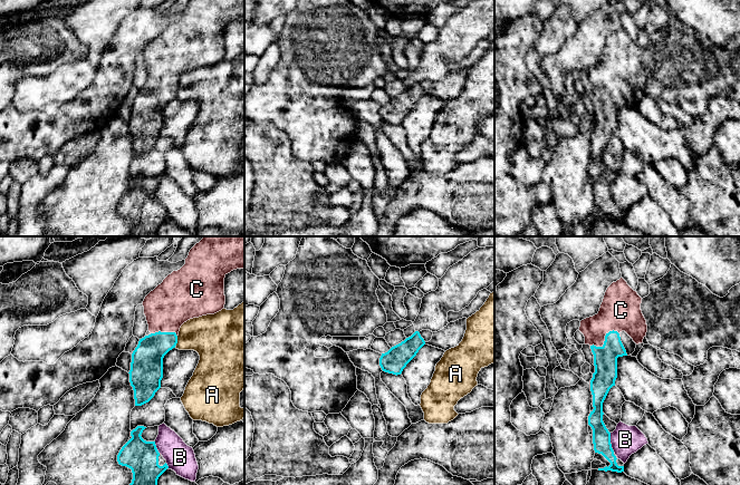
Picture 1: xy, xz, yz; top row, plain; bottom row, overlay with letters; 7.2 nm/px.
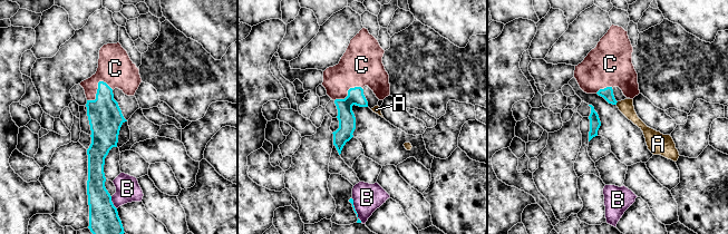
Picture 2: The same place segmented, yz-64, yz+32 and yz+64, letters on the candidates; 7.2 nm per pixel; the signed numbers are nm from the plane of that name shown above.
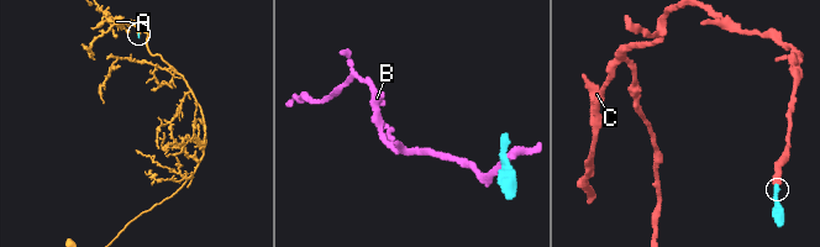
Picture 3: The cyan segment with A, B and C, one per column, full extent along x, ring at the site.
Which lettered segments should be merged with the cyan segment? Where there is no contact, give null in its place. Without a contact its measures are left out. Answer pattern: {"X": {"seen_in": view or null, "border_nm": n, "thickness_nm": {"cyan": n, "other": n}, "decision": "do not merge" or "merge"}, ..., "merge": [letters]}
{"A": {"seen_in": "xy", "border_nm": 70, "thickness_nm": {"cyan": 220, "other": 300}, "decision": "do not merge"}, "B": {"seen_in": "yz", "border_nm": 150, "thickness_nm": {"cyan": 130, "other": 220}, "decision": "do not merge"}, "C": {"seen_in": "yz", "border_nm": 220, "thickness_nm": {"cyan": 180, "other": 280}, "decision": "merge"}, "merge": ["C"]}

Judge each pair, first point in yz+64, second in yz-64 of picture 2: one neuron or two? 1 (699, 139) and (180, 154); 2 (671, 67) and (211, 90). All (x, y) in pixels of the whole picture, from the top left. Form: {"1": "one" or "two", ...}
{"1": "two", "2": "one"}

